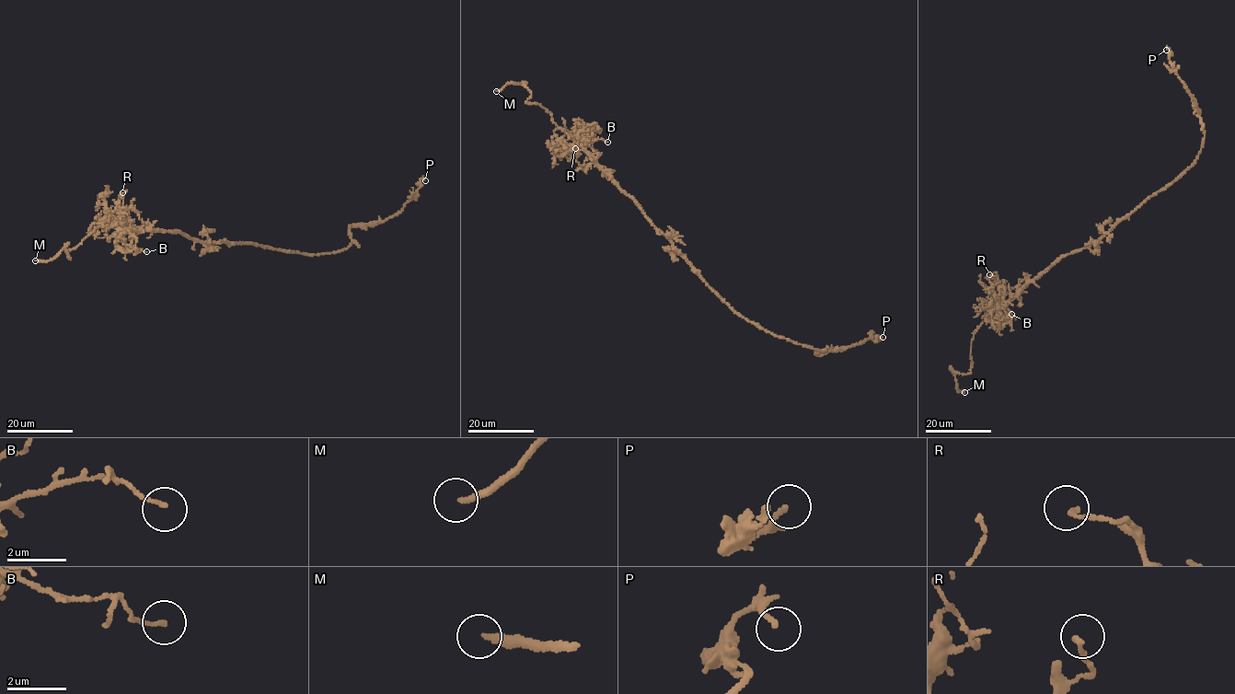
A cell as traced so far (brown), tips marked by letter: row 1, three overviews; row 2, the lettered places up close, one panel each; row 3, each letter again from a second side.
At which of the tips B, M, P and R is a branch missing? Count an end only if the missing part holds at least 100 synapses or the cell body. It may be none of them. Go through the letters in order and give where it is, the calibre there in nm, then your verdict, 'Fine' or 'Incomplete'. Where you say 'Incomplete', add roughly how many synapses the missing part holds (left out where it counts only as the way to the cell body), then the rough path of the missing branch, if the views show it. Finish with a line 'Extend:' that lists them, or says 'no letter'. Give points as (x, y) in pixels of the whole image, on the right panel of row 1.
B: Place: (1011, 314). Thickness 120 nm. Fine
M: Place: (964, 392). Thickness 220 nm. Incomplete
P: Place: (1166, 50). Thickness 150 nm. Fine
R: Place: (989, 274). Thickness 170 nm. Fine
Extend: M

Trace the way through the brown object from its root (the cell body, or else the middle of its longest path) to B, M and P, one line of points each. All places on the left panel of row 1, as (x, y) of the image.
B: (216, 242), (201, 243), (178, 231), (121, 228), (118, 236), (126, 246), (146, 251)
M: (216, 242), (201, 243), (178, 231), (99, 226), (66, 252), (70, 259), (63, 249), (50, 260), (35, 260)
P: (216, 242), (339, 252), (351, 243), (352, 227), (396, 216), (425, 180)

